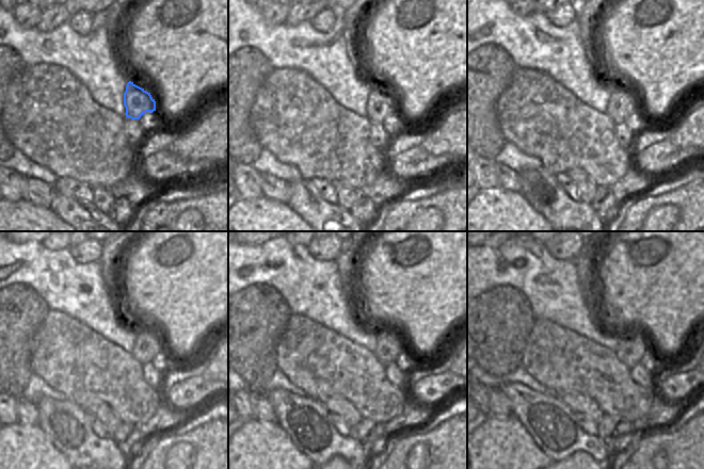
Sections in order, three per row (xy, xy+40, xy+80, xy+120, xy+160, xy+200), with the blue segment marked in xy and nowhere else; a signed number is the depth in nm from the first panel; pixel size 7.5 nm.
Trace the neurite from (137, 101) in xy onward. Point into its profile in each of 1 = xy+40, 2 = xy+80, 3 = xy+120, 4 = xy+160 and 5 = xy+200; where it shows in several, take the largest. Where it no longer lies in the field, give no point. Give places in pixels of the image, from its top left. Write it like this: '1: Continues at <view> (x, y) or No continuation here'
1: Continues at xy+40 (380, 102)
2: Continues at xy+80 (621, 100)
3: Continues at xy+120 (145, 339)
4: Continues at xy+160 (386, 339)
5: Continues at xy+200 (624, 342)

